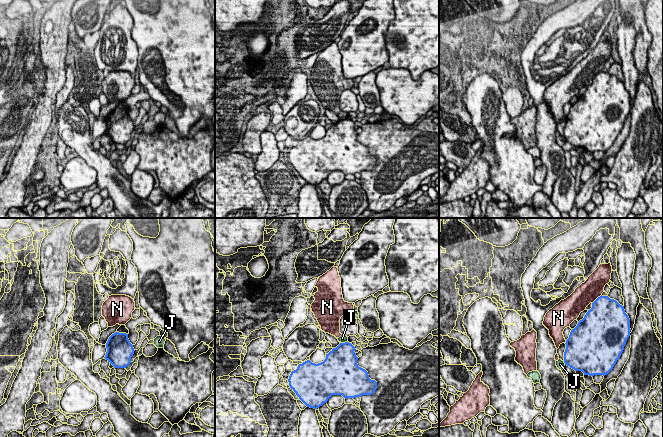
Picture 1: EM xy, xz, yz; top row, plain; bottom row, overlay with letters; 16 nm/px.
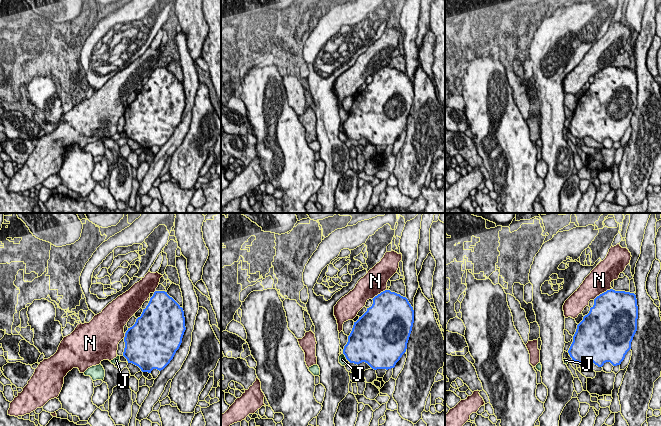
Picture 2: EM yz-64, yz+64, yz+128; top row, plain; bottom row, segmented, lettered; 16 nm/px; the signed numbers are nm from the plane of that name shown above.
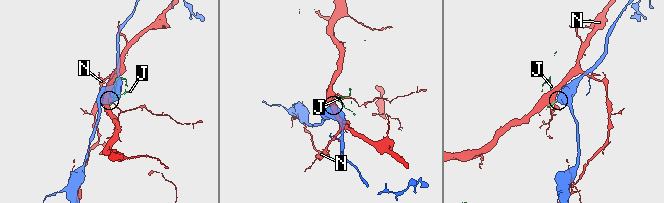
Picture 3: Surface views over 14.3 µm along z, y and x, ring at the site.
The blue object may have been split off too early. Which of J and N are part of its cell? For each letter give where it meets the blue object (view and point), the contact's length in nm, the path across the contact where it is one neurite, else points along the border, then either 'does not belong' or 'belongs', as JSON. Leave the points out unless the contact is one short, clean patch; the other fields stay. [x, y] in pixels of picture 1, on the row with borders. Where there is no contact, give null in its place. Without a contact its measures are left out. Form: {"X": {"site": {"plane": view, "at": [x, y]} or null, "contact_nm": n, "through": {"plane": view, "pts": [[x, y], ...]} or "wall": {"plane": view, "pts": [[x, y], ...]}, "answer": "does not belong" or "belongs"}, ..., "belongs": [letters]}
{"J": {"site": {"plane": "xz", "at": [345, 342]}, "contact_nm": 120, "wall": {"plane": "xz", "pts": [[347, 341], [341, 343]]}, "answer": "does not belong"}, "N": {"site": {"plane": "yz", "at": [596, 299]}, "contact_nm": 220, "answer": "does not belong"}, "belongs": []}

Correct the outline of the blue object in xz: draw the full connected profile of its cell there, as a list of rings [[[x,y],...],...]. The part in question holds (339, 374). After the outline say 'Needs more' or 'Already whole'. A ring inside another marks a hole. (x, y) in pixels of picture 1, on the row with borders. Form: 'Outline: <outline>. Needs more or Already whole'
Outline: [[[340,343],[326,354],[323,362],[315,364],[307,360],[299,364],[289,376],[290,388],[307,407],[314,409],[327,403],[332,395],[342,395],[345,399],[372,395],[377,389],[377,382],[371,380],[368,372],[358,366],[358,357],[354,351],[355,347],[351,343]]]. Already whole

